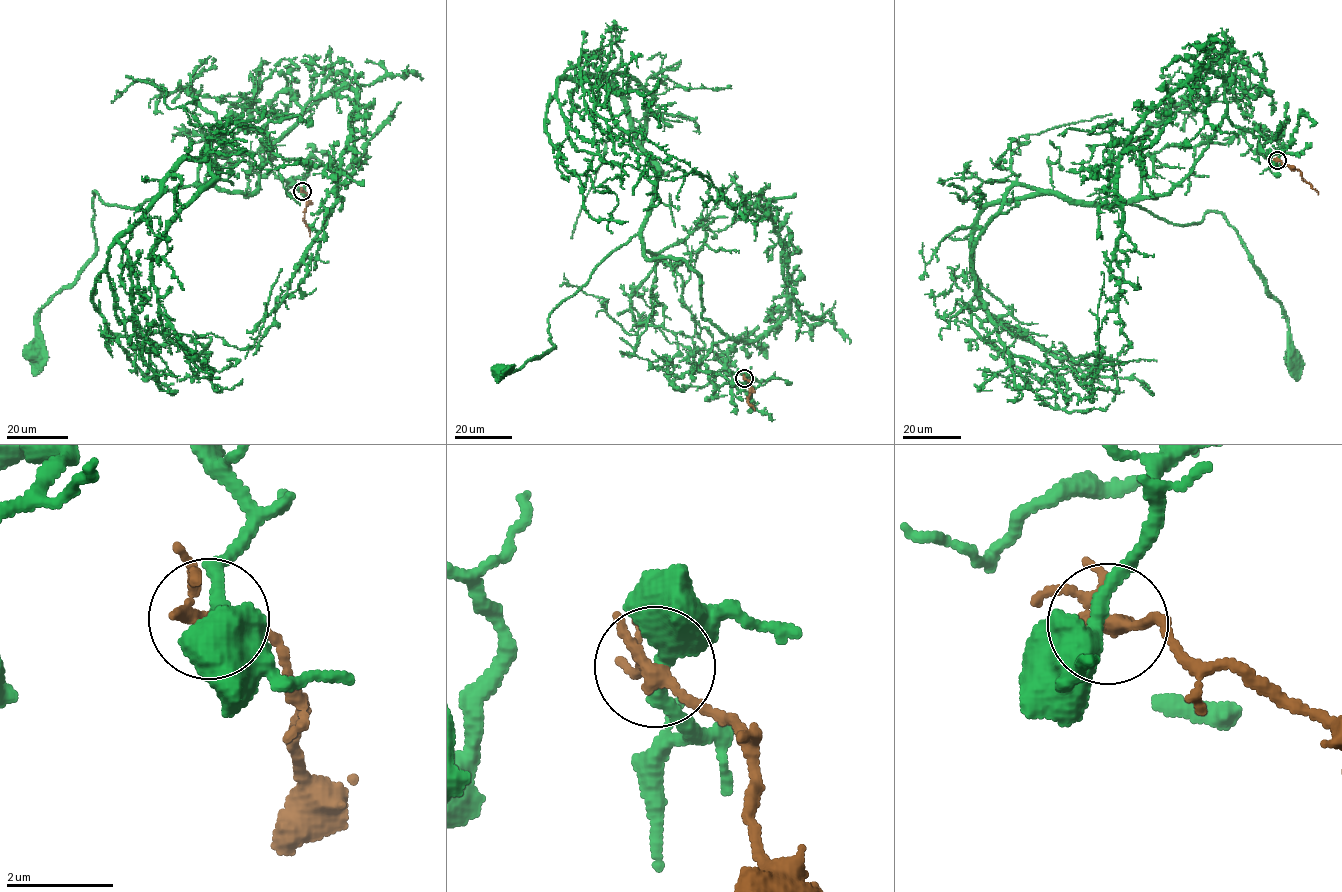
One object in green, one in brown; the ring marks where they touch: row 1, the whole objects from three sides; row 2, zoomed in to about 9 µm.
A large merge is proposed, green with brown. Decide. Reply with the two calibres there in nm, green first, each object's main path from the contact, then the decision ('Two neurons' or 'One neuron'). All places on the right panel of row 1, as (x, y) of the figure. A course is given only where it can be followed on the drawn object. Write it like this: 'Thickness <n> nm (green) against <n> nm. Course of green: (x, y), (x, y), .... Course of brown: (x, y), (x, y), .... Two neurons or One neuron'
Thickness 360 nm (green) against 200 nm. Course of green: (1278, 160), (1287, 146), (1267, 155), (1225, 116), (1168, 193), (1129, 203), (1223, 215), (1292, 361). Course of brown: (1278, 161), (1297, 168), (1318, 195). Two neurons

